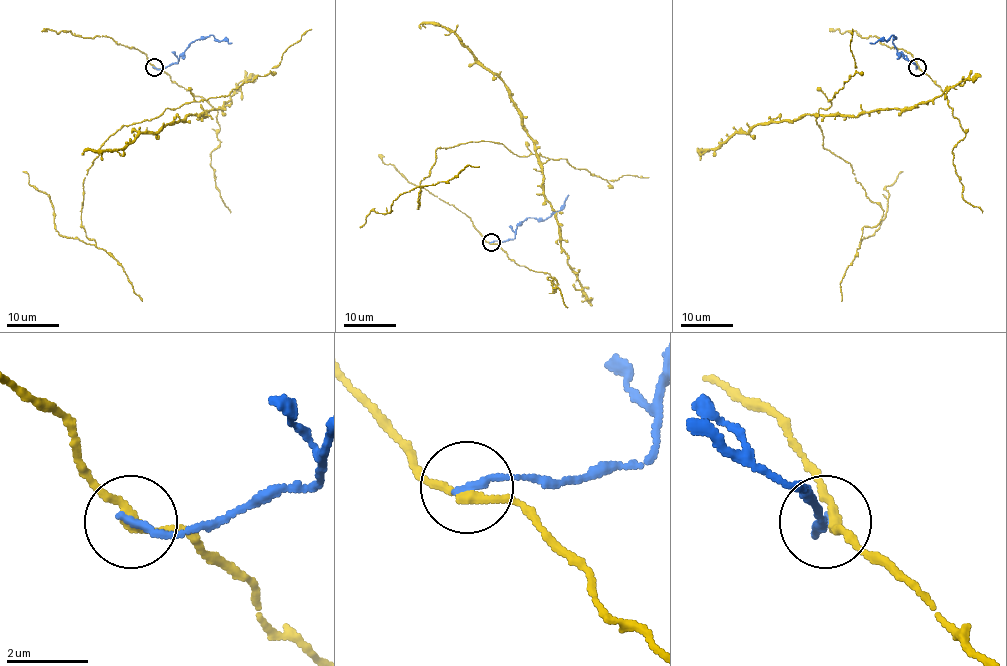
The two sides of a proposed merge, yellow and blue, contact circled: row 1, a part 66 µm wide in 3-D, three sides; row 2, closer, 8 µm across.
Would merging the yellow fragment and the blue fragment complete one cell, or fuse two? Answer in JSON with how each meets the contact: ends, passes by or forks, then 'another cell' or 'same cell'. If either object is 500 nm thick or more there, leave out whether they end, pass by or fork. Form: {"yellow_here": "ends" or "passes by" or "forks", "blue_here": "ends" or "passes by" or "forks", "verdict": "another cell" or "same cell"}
{"yellow_here": "passes by", "blue_here": "ends", "verdict": "another cell"}

